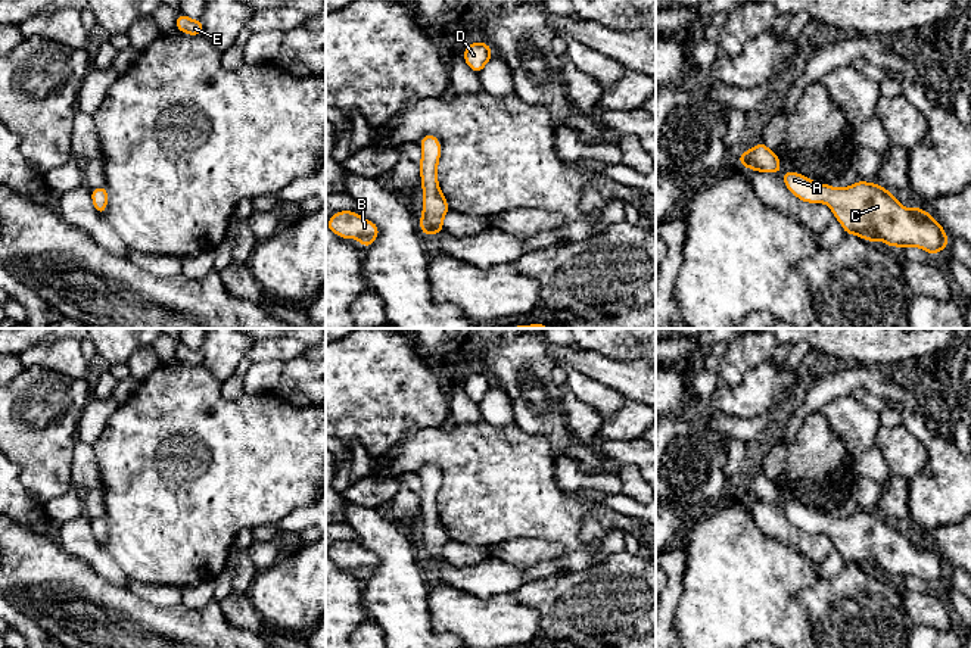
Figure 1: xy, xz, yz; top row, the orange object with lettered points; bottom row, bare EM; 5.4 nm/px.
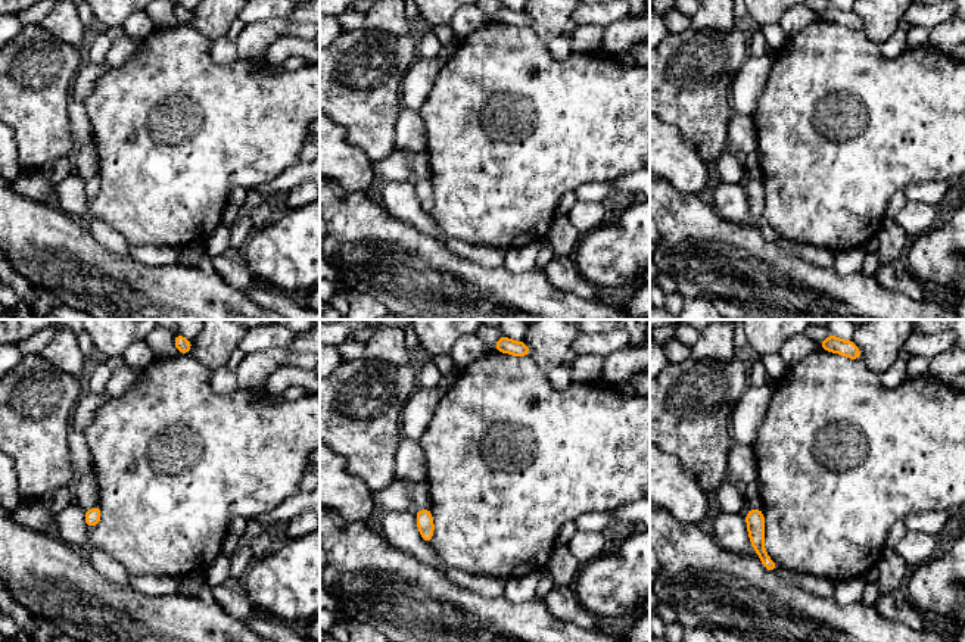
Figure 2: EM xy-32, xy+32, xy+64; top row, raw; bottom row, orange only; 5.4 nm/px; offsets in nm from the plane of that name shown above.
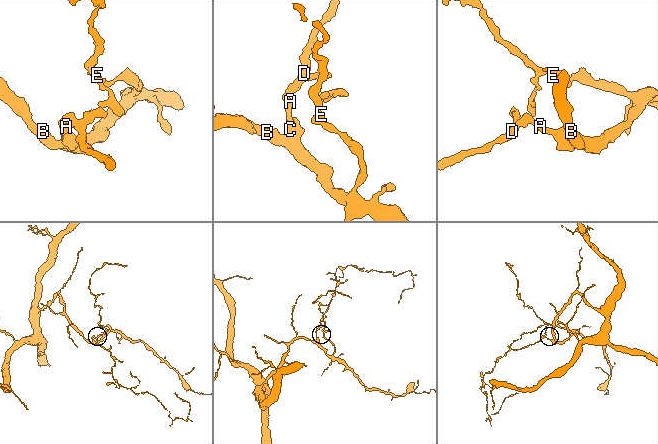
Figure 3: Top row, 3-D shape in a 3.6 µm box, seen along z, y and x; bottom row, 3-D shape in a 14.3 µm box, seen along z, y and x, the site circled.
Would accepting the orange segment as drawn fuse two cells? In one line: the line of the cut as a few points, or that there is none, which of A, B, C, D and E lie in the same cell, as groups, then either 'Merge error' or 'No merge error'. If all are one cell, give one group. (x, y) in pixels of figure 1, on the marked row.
No split. Groups: A B C D E. No merge error

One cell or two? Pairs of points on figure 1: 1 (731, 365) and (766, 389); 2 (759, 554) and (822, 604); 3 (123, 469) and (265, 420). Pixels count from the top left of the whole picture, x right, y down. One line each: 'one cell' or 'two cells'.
1: two cells
2: two cells
3: one cell

